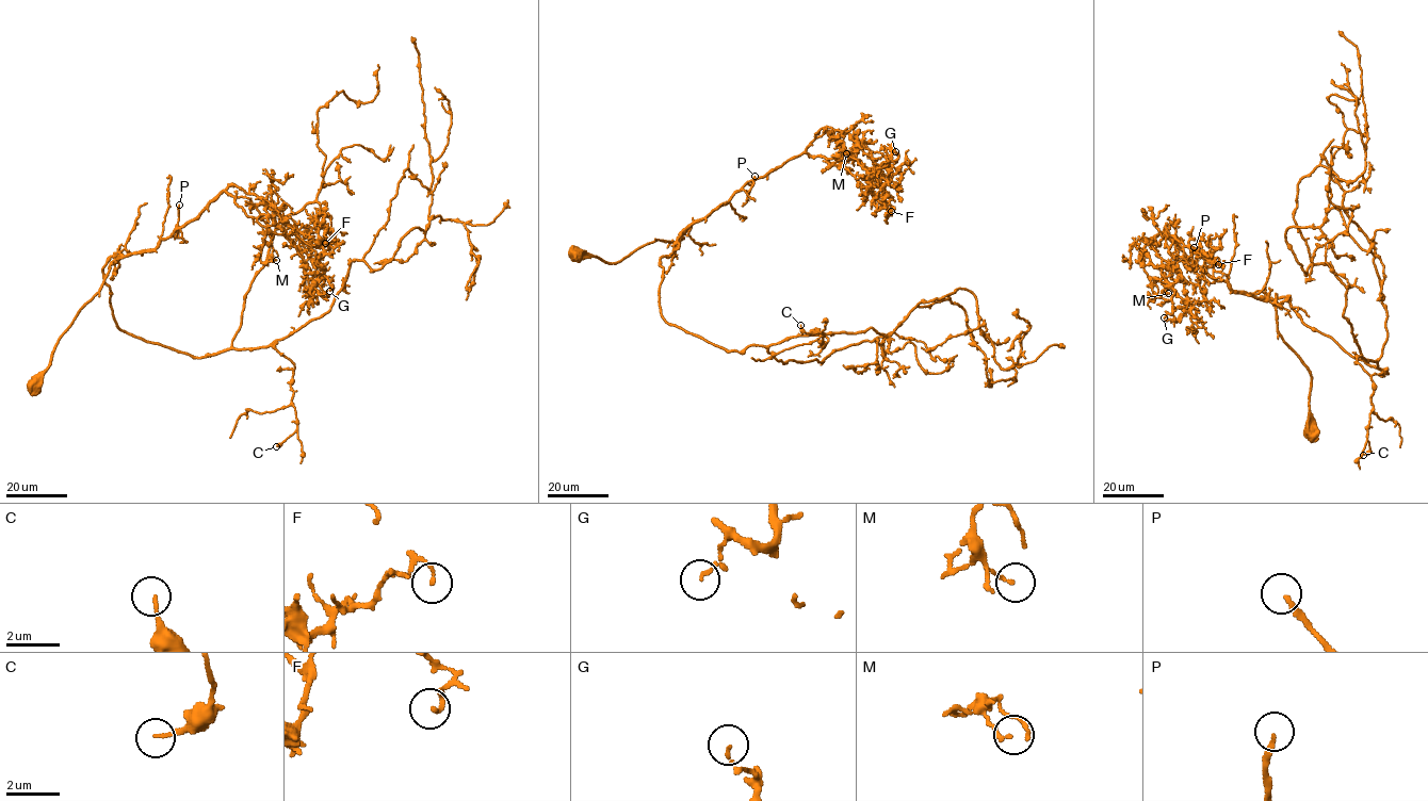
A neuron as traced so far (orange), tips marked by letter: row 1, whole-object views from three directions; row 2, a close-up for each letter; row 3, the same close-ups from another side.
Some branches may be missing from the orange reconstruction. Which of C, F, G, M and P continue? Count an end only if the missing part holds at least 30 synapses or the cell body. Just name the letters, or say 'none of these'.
none of these

